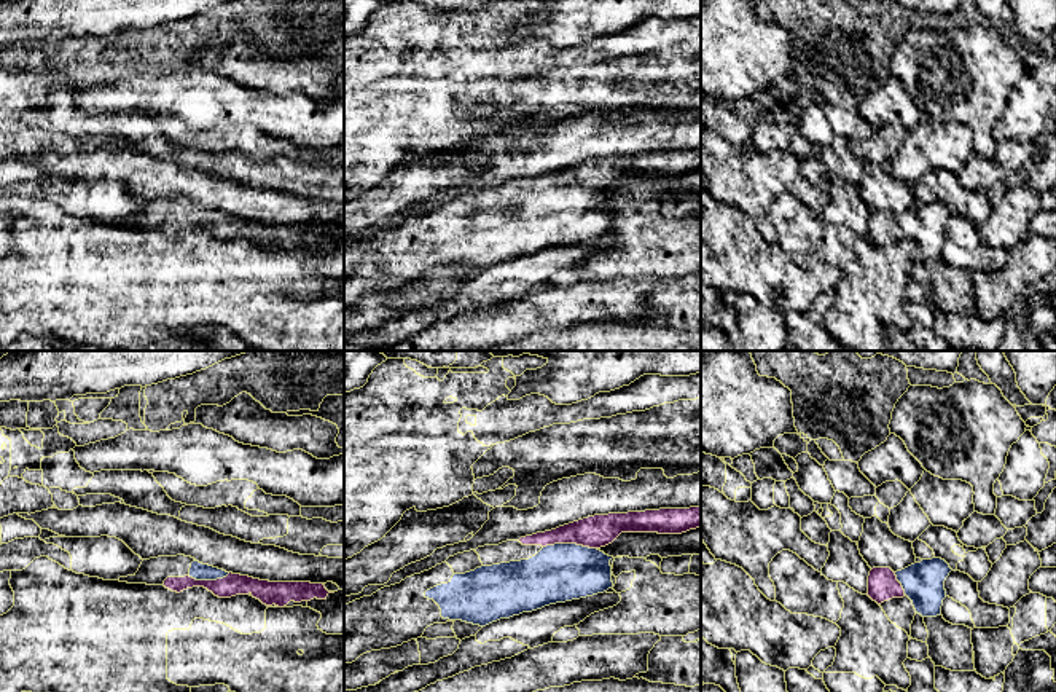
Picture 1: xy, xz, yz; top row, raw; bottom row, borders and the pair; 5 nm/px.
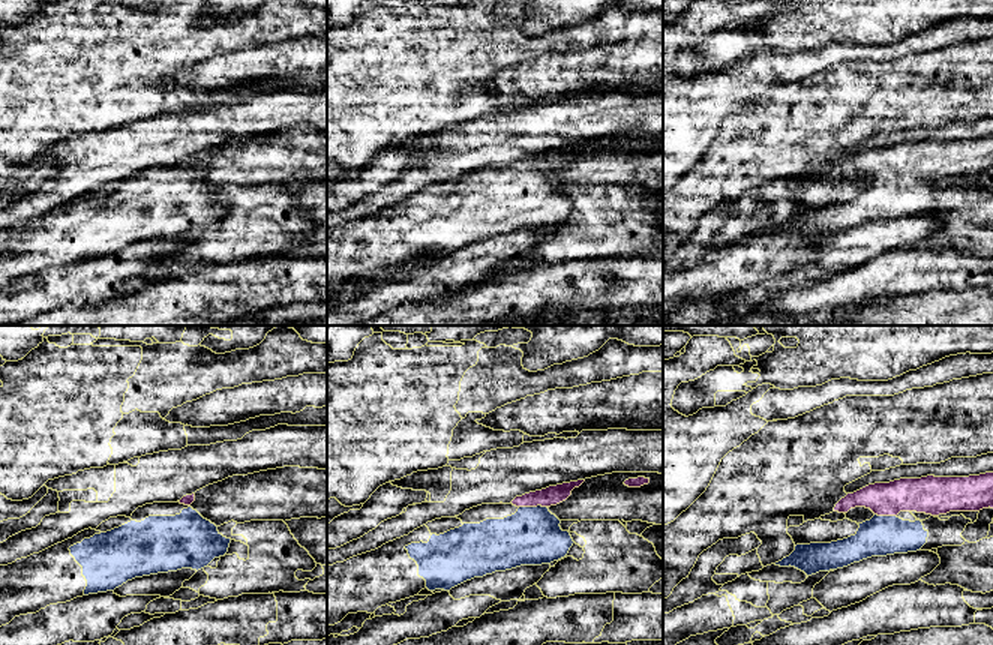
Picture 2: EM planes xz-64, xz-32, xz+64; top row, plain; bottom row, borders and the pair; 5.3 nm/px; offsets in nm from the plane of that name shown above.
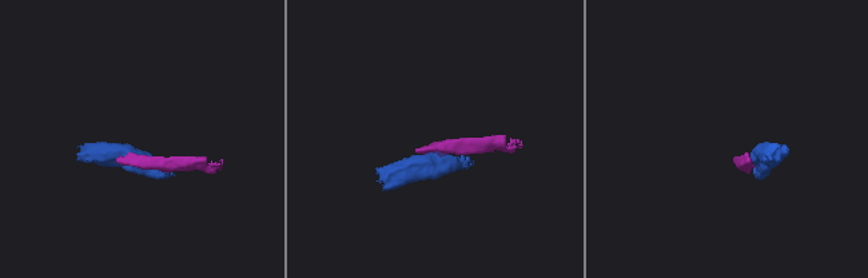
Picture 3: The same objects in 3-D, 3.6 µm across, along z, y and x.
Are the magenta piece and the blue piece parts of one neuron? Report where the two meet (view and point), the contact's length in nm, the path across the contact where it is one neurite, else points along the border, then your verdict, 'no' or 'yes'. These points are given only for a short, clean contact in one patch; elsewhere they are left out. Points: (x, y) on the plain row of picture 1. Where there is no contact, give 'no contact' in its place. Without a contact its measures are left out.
meets magenta in xz at (571, 185); contact 280 nm long; runs through xz (596, 174), (571, 185), (569, 206), (559, 216); yes

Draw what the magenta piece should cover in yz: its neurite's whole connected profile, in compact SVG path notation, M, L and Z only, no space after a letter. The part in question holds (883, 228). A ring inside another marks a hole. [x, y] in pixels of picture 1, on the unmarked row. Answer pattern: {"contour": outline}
{"contour": "M941 201L922 202L897 215L890 210L873 210L866 238L878 247L908 239L917 257L937 260L941 258L945 223L951 214Z"}

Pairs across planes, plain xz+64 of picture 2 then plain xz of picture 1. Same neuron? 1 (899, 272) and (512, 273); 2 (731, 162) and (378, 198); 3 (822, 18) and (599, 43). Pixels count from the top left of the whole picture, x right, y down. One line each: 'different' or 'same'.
1: different
2: same
3: different

